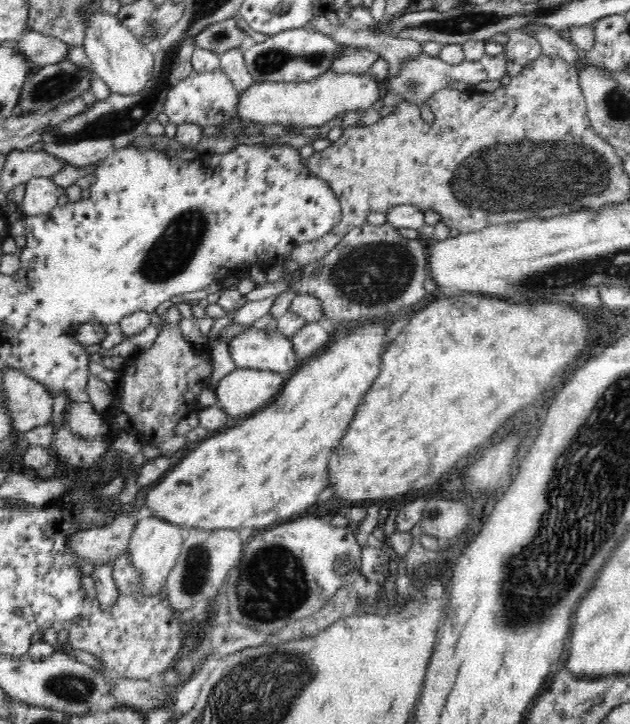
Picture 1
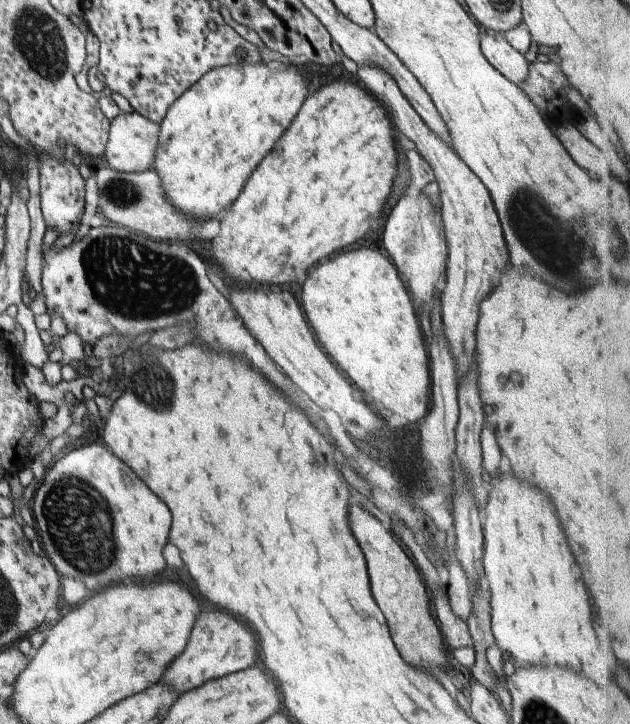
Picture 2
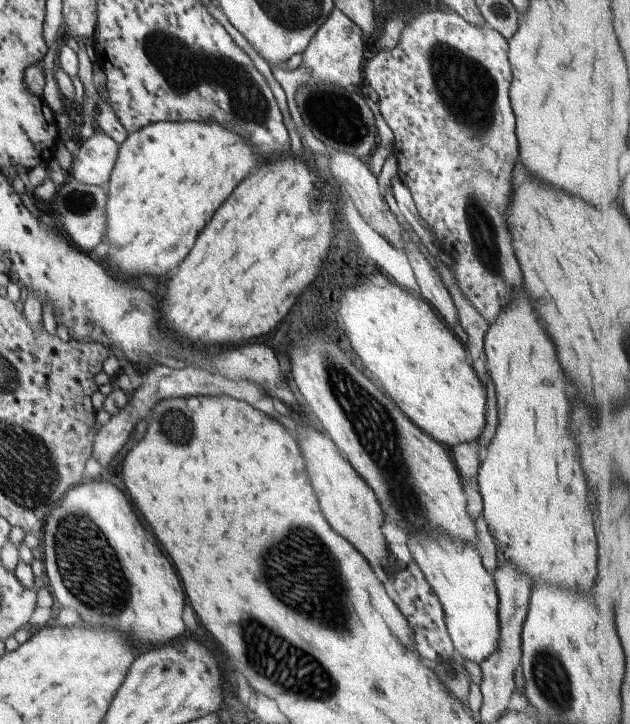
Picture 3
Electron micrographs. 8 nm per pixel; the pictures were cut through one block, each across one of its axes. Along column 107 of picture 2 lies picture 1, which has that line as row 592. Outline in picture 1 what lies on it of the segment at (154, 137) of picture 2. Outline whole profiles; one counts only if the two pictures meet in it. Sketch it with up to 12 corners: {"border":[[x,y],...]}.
{"border":[[149,514],[126,555],[140,591],[160,596],[181,553],[184,528]]}

